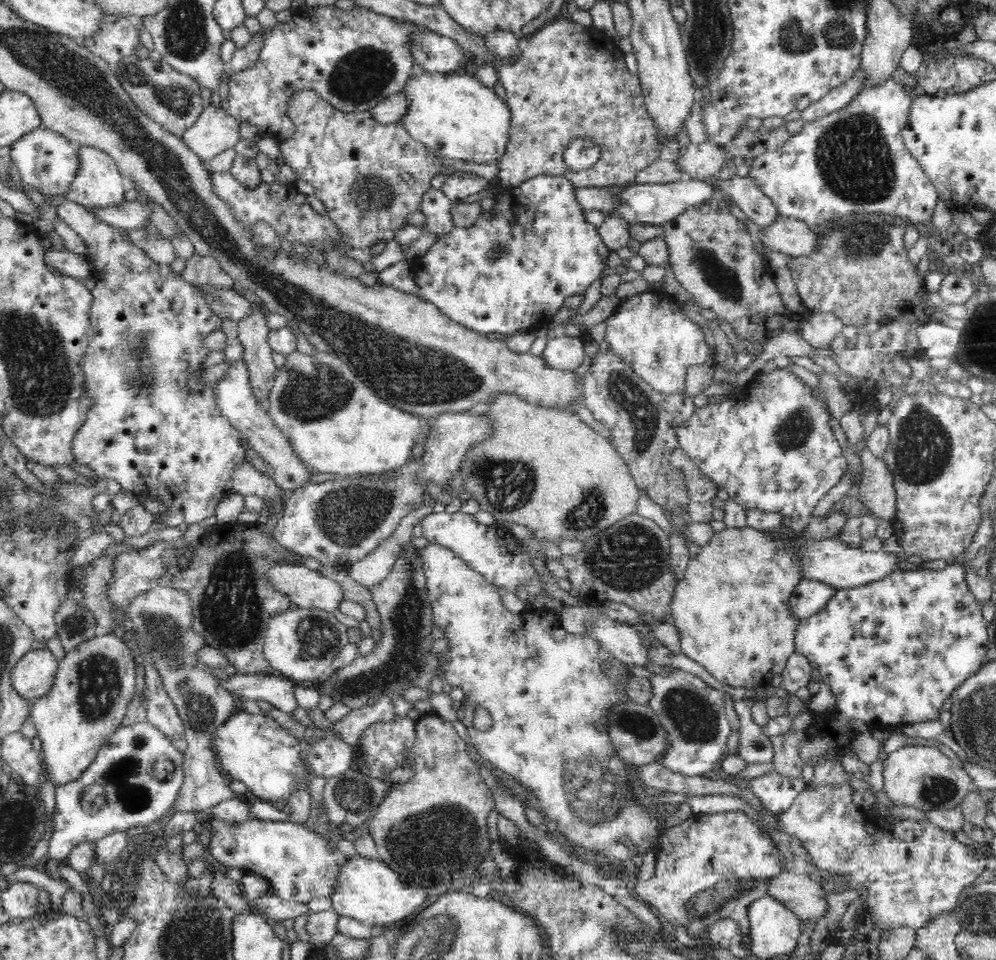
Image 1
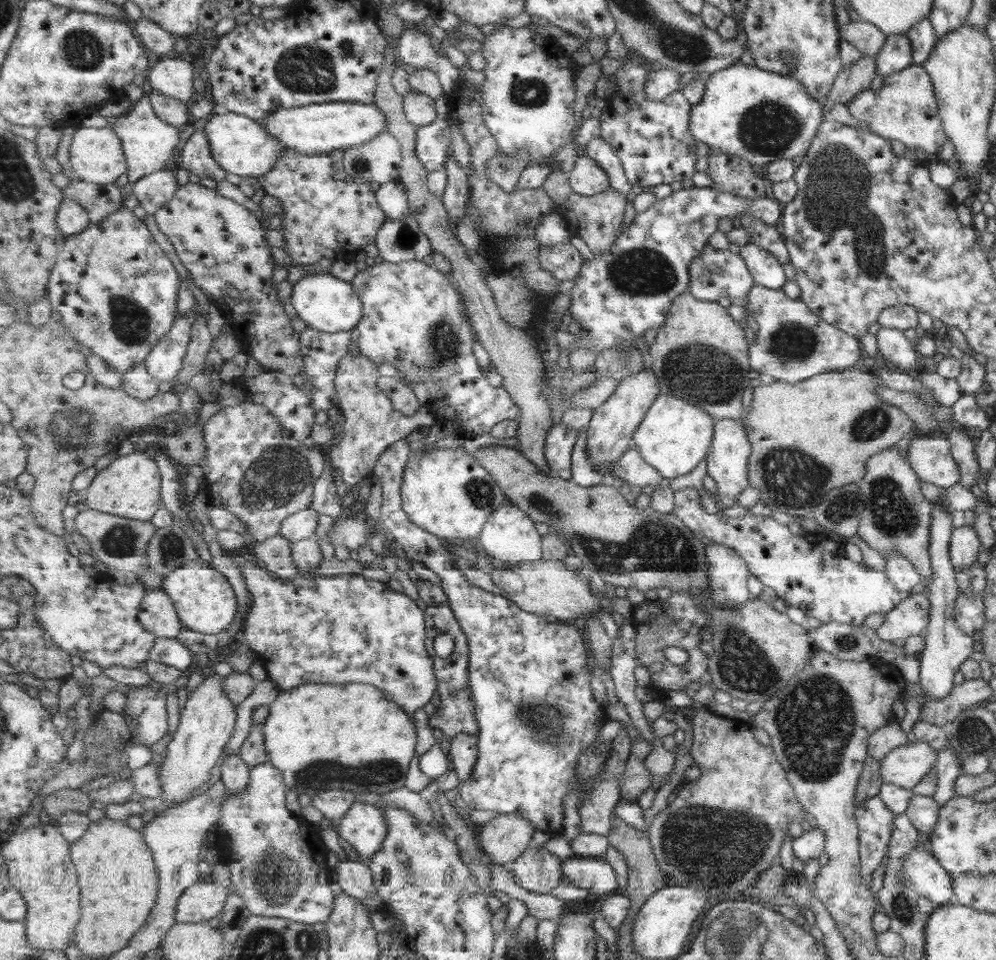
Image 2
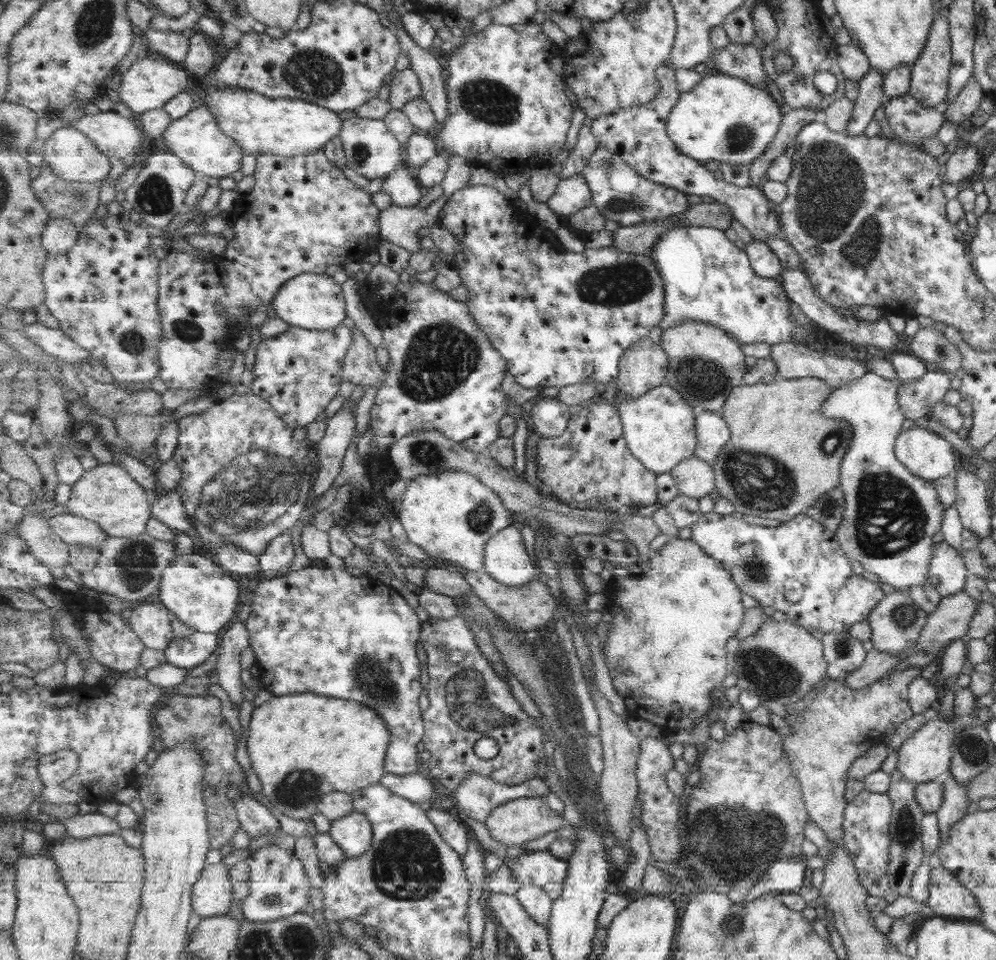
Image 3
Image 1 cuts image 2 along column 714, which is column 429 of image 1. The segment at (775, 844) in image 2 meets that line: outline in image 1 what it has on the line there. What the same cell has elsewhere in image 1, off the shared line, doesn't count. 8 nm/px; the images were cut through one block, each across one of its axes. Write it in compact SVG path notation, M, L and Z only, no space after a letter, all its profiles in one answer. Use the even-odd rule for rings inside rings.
M424 715L421 719L415 722L416 726L416 738L414 738L414 746L411 748L413 753L413 762L411 762L411 768L413 775L405 783L398 783L395 786L391 786L390 791L387 793L386 798L382 801L382 804L375 811L375 815L369 822L370 836L375 841L376 850L378 852L378 858L387 864L392 870L395 870L401 877L408 878L404 880L405 884L410 888L418 890L426 890L428 896L436 896L438 898L440 894L446 894L446 892L462 891L462 886L468 886L468 884L476 884L479 878L476 878L478 874L478 868L489 858L490 845L494 840L490 838L488 833L488 816L495 808L495 800L490 788L485 783L485 780L480 776L478 770L476 758L468 751L466 743L460 738L454 726L446 722L438 715Z

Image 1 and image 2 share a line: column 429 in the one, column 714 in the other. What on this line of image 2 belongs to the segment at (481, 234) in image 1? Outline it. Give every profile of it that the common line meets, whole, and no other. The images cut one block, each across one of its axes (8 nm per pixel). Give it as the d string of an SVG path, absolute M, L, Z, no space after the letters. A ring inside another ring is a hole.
M709 247L699 252L695 262L691 262L691 285L688 290L699 301L715 302L720 296L726 296L732 302L741 302L747 296L749 289L755 284L752 273L745 268L744 259L733 251L716 251Z

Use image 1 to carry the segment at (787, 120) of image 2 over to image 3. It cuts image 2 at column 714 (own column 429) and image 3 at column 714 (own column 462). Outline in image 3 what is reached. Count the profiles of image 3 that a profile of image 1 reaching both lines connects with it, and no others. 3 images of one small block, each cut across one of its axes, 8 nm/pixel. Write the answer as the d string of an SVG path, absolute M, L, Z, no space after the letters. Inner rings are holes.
M705 74L681 100L667 122L669 137L683 154L699 162L745 165L761 156L767 144L779 130L781 117L787 108L779 107L767 91L729 75Z

